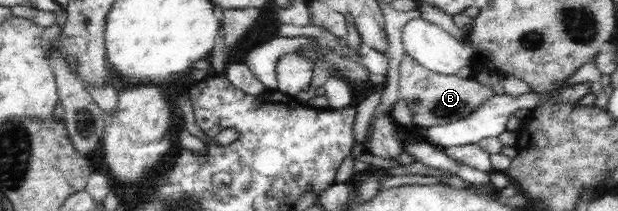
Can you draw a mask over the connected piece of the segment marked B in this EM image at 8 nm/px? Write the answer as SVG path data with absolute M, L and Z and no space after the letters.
M403 51L399 73L399 95L413 112L413 124L419 127L430 128L465 119L477 108L481 108L490 97L497 94L489 86L477 81L474 76L468 78L443 76L426 70L405 51Z

